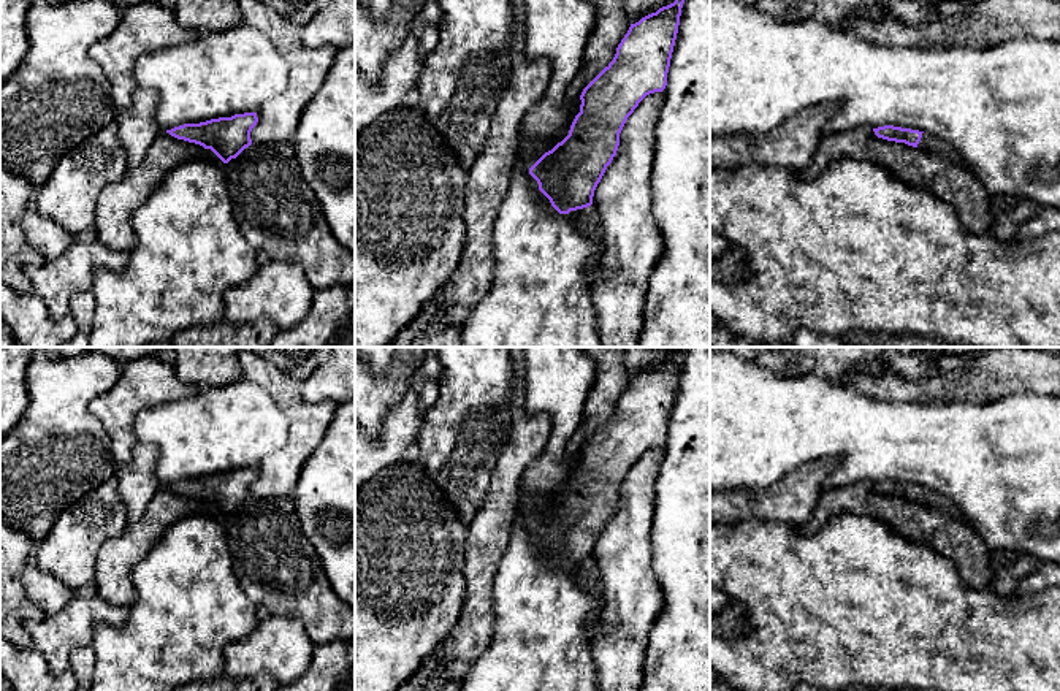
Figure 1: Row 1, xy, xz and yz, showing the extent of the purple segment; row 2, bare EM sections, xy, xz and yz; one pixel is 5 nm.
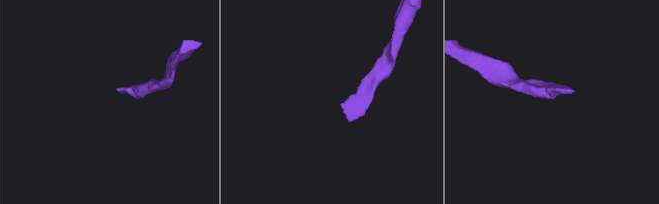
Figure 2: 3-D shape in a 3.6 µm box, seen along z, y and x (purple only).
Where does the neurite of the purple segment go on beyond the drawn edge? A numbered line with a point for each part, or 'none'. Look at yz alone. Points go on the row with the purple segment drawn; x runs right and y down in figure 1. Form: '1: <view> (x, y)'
1: yz (930, 143)

